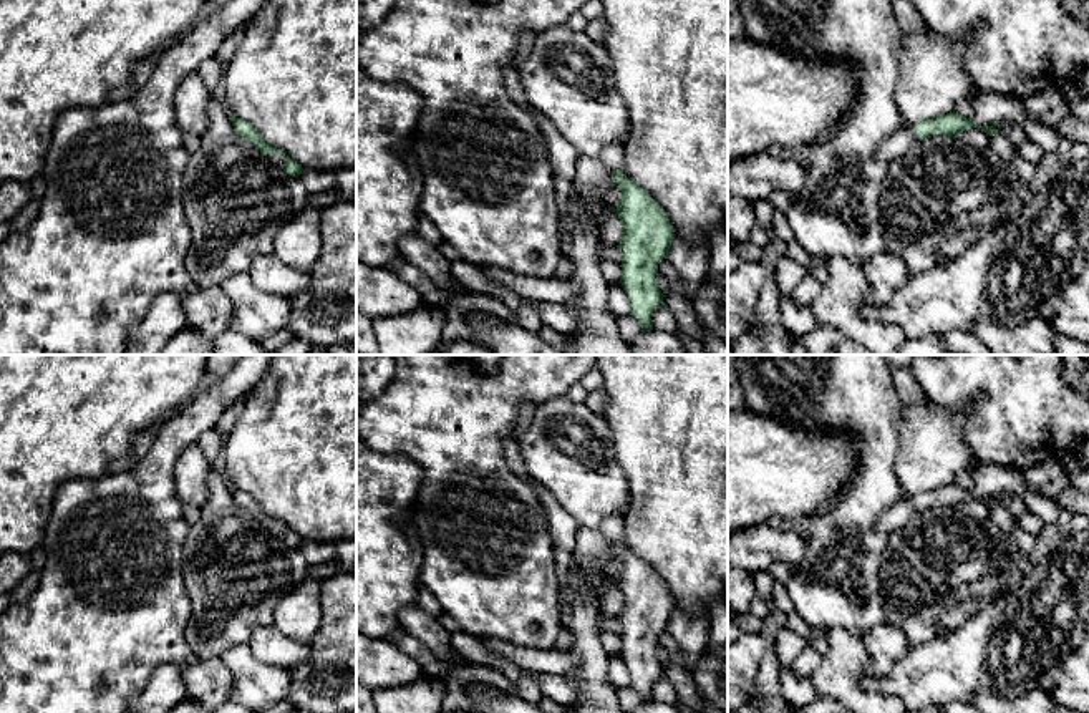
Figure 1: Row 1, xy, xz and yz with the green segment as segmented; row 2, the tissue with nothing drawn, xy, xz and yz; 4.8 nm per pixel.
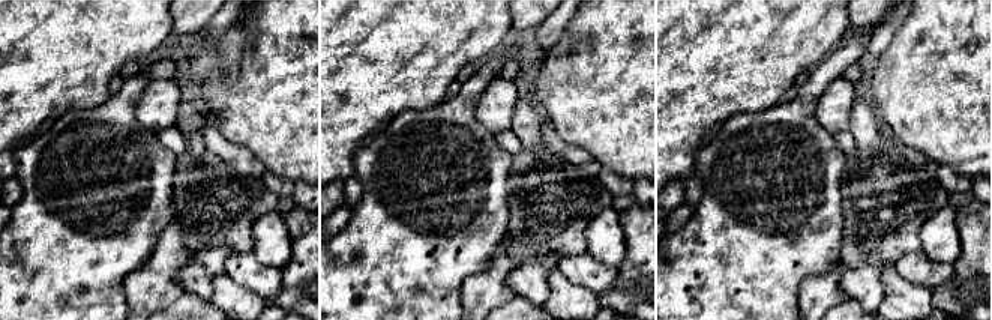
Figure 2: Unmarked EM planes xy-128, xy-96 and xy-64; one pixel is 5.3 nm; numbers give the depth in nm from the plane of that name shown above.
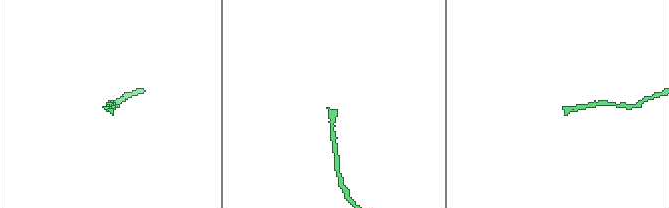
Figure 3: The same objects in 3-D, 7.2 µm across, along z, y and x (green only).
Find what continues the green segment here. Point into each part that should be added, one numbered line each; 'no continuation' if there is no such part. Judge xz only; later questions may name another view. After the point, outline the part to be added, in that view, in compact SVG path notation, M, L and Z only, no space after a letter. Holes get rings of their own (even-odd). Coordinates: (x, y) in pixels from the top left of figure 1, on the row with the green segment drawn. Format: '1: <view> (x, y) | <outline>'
1: xz (612, 155) | M627 138L623 141L608 144L600 154L600 159L613 171L622 171Z

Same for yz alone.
1: yz (897, 145) | M898 128L892 136L883 139L880 148L877 149L875 156L888 164L892 164L895 159L905 156L910 149L910 144L915 141L915 138L920 134L920 131L913 128Z

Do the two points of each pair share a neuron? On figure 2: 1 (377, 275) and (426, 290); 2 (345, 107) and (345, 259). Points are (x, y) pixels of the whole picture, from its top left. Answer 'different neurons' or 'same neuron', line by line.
1: same neuron
2: different neurons

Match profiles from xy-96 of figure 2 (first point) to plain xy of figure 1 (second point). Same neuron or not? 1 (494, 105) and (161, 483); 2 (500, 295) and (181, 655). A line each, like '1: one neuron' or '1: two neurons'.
1: two neurons
2: two neurons

